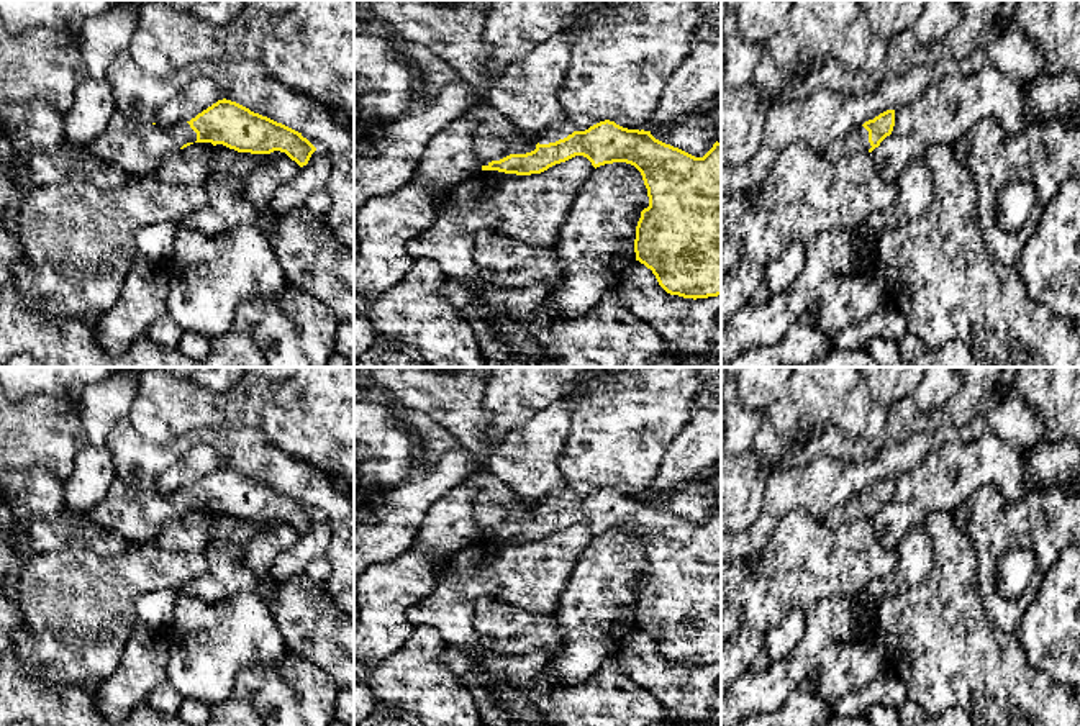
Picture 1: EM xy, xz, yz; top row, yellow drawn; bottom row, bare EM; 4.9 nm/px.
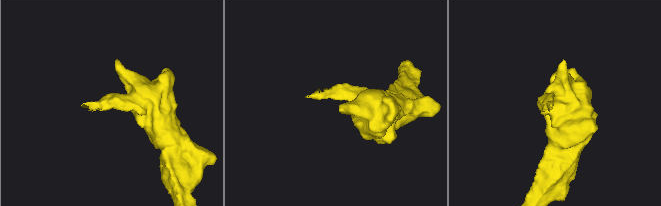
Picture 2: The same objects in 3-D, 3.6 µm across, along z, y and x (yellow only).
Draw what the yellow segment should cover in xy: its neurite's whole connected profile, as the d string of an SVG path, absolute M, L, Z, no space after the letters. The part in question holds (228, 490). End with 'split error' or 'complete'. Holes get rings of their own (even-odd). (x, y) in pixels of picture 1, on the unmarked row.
M226 465L172 495L139 490L116 479L107 497L85 516L97 526L121 534L129 546L141 546L152 541L170 520L193 510L223 511L251 521L280 518L300 534L316 518L302 500Z; split error

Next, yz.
M887 477L852 497L844 505L836 506L826 518L826 526L837 529L860 518L872 520L880 510L892 501L895 493L895 477Z; split error

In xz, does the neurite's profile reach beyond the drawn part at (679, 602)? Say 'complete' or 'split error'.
split error

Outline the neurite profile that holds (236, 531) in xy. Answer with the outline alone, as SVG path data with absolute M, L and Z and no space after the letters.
M223 511L211 516L211 539L246 547L269 528L269 521L238 520Z

